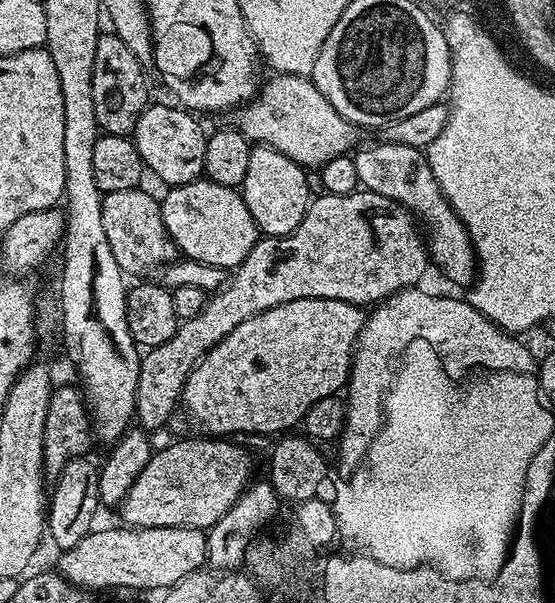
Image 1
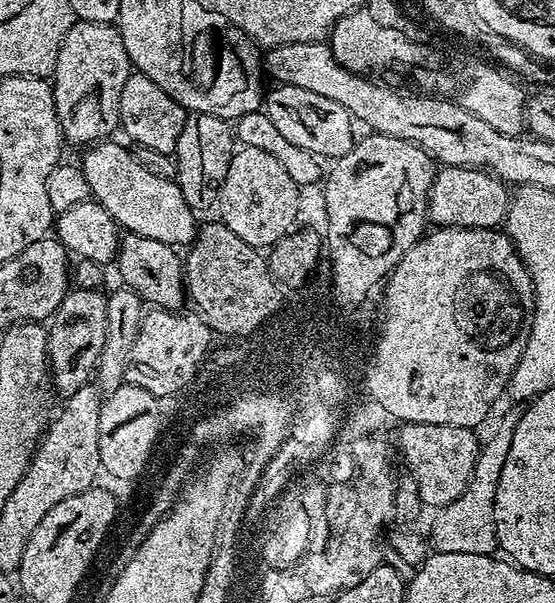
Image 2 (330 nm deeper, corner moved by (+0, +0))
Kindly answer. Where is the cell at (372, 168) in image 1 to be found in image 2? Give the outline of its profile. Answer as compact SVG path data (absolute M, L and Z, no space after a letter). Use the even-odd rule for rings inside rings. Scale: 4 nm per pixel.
M276 84L272 89L267 89L263 97L262 110L289 142L294 142L294 146L302 146L302 150L312 152L315 156L337 158L346 155L353 148L352 116L346 110L346 106L338 106L338 102L322 98L322 94L314 94L298 86Z

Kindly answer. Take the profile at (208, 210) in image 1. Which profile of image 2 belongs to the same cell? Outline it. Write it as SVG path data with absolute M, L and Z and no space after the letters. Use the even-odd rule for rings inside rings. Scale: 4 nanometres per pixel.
M112 143L94 144L85 151L88 153L84 156L82 167L86 174L91 199L98 201L116 219L117 224L125 233L142 238L154 238L154 242L173 246L191 245L192 241L196 239L198 231L197 213L188 205L186 198L182 198L180 185L176 183L175 179L167 180L158 178L158 174L150 174L150 170L142 167L142 162L138 162L131 151L127 152L122 145Z

